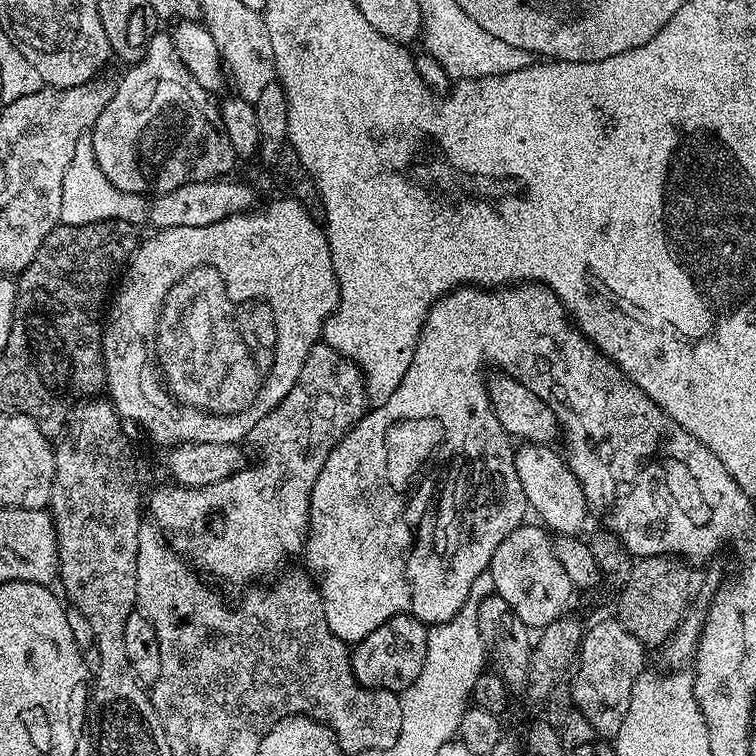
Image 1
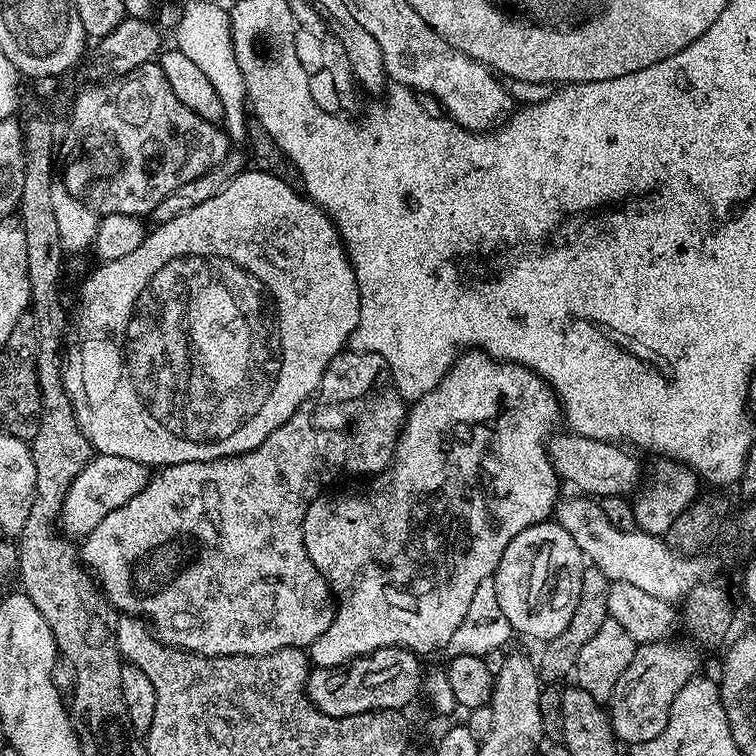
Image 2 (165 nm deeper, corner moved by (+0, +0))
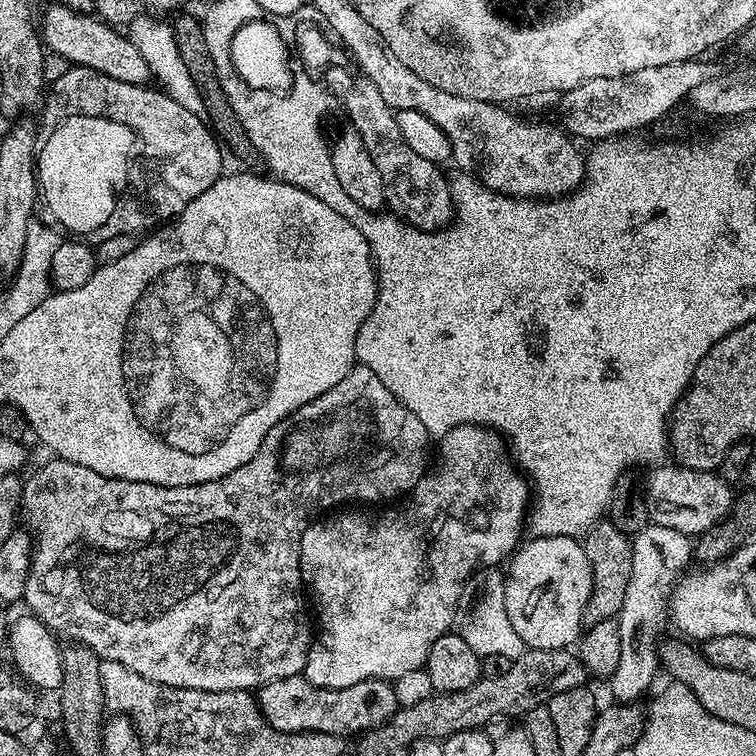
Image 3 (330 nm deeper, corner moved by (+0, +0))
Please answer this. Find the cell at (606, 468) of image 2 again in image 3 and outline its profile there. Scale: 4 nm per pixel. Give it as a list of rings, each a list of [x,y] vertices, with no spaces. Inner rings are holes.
[[[675,462],[661,463],[643,481],[648,519],[658,526],[678,530],[684,536],[695,538],[728,518],[734,503],[733,485],[716,472],[699,472],[681,468]]]

